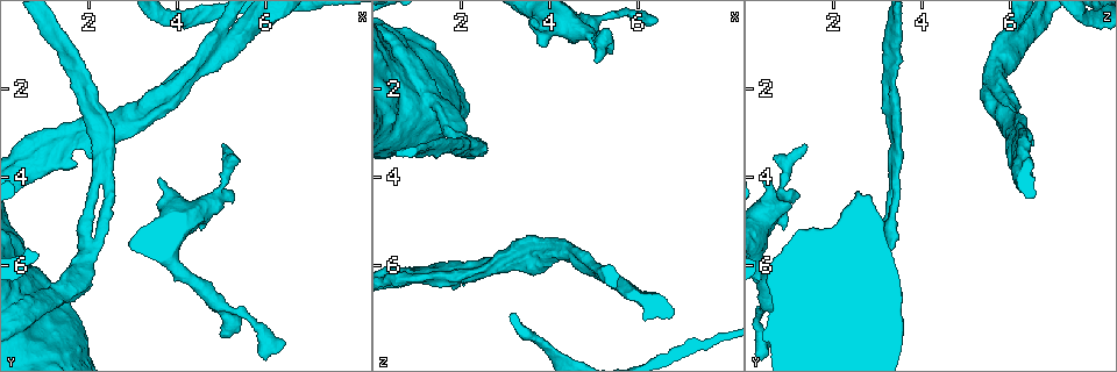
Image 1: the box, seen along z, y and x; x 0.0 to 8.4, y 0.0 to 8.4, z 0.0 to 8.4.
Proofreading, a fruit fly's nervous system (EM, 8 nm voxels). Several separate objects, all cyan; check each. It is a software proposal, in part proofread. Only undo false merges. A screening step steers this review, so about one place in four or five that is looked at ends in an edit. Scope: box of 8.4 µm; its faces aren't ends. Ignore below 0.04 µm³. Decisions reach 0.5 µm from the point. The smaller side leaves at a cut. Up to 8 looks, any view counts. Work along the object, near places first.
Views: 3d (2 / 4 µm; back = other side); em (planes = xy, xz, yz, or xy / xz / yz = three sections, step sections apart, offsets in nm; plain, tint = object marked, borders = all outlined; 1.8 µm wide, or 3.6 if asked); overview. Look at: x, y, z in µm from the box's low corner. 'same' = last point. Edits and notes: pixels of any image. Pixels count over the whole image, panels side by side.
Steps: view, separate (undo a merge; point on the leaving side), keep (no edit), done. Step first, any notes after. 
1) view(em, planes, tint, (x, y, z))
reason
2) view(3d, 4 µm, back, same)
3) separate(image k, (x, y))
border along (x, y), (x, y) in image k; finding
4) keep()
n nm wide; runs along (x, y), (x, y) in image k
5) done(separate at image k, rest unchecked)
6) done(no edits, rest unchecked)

view(em, planes, tint, (1.55, 1.35, 3.35))
closes a loop

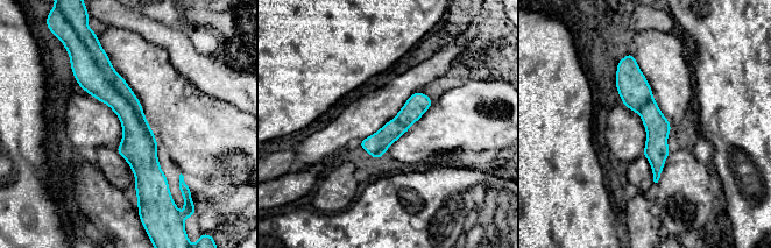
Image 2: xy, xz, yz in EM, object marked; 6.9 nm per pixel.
keep()
160 nm wide; runs along (106, 59), (140, 195) in image 2; continuous, no second neuron

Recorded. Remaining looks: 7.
view(em, yz, step 4, tint, (1.15, 3.45, 6.25))

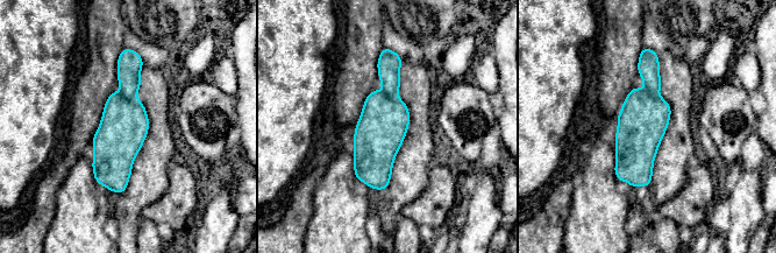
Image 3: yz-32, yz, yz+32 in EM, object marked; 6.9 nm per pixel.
view(em, planes, tint, same)

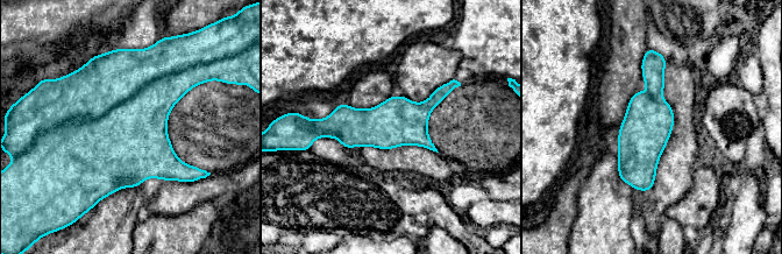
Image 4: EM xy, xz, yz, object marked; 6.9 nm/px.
keep()
340 nm wide; runs along (448, 89), (406, 122), (321, 122) in image 4; one neuron here

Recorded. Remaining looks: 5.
view(em, planes, borders, (4.70, 1.20, 5.95))
arms run side by side

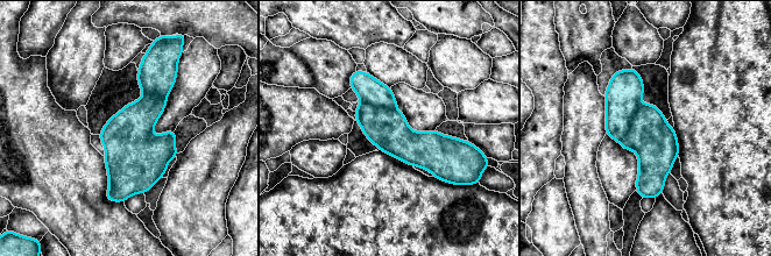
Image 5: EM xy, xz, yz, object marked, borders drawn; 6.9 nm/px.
keep()
runs along (617, 75), (653, 141), (655, 194) in image 5; all the same neuron

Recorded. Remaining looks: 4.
done(no edits, rest unchecked)

